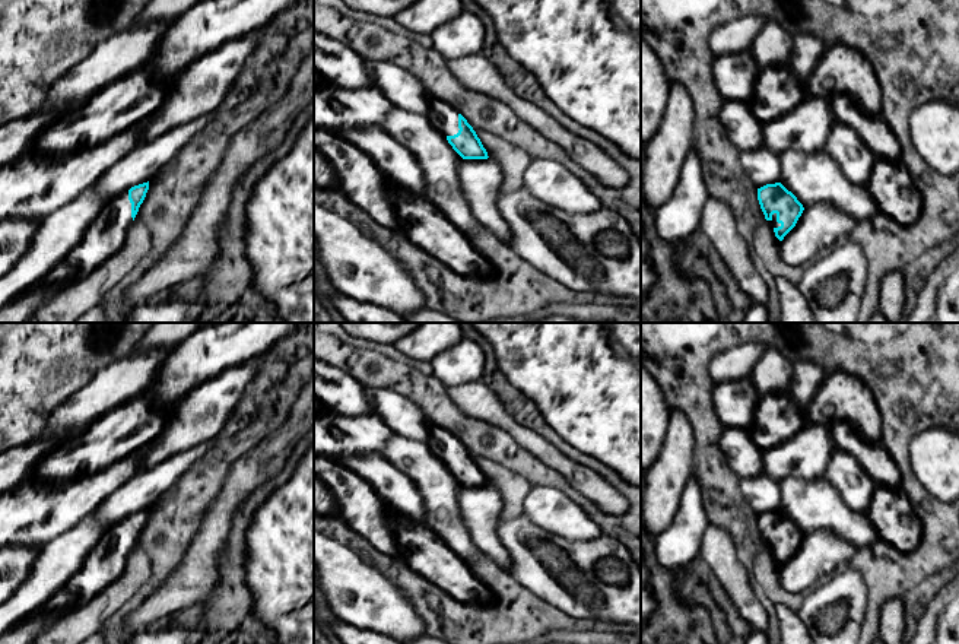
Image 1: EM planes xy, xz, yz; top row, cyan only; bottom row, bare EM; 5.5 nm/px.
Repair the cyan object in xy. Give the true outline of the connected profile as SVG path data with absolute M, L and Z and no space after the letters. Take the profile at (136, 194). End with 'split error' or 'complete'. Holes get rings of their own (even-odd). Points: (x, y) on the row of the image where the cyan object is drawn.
M149 181L131 187L102 206L99 215L86 229L82 241L44 279L28 291L50 285L63 288L92 273L115 254L124 244L126 235L149 190Z | split error

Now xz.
M431 95L426 117L463 159L489 158L473 127L450 104Z | split error

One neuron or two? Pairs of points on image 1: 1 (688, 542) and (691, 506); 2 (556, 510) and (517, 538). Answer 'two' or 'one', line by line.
1: one
2: two

